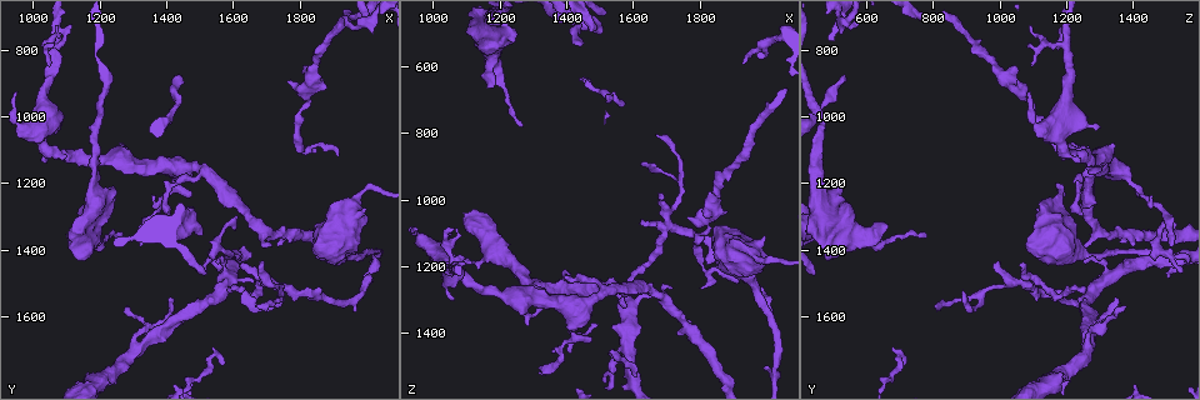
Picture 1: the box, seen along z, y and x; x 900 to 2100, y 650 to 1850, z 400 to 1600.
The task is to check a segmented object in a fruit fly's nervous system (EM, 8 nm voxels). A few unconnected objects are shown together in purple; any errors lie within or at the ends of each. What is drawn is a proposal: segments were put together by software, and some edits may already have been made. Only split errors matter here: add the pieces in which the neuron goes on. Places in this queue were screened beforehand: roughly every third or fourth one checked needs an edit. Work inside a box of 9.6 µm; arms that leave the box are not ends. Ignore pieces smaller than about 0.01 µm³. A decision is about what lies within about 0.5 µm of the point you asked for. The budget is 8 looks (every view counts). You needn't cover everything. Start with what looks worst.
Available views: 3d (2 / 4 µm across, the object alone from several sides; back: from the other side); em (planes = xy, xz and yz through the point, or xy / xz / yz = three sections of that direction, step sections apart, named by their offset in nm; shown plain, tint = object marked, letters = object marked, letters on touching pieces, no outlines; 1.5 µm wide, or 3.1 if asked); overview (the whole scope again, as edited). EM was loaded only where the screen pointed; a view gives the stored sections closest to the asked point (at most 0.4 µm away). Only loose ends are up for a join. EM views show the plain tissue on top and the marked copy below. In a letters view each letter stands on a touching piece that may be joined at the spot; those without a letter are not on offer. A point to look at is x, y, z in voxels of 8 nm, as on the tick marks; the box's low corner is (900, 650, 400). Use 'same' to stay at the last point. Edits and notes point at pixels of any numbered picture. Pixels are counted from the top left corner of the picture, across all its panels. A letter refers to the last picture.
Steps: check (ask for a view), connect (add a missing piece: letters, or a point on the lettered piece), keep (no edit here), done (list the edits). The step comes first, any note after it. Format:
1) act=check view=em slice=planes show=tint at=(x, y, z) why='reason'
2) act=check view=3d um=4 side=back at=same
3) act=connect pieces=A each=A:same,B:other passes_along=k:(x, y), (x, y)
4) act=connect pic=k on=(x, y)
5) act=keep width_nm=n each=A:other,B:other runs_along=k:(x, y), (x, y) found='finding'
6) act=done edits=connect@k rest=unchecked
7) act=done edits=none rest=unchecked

act=check view=3d um=4 at=(1570, 1740, 700) why='tapers out'

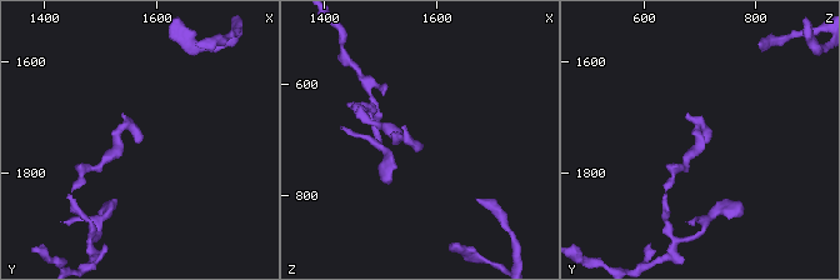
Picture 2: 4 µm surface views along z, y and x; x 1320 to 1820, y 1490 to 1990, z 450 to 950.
act=check view=em slice=planes show=letters at=(1570, 1745, 715)

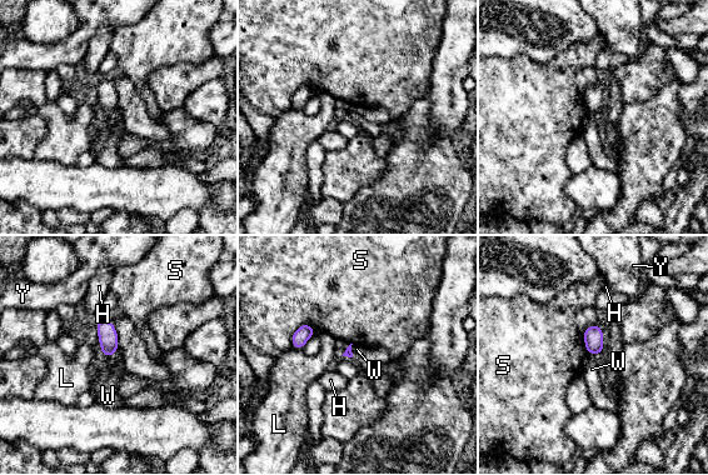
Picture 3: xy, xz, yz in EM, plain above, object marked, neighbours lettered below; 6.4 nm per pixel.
act=keep each=H:other,L:other,S:other,W:other,Y:other found='no lettered piece goes on from it'

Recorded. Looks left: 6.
act=check view=3d um=2 side=back at=(1440, 870, 540) why='branch stops here'

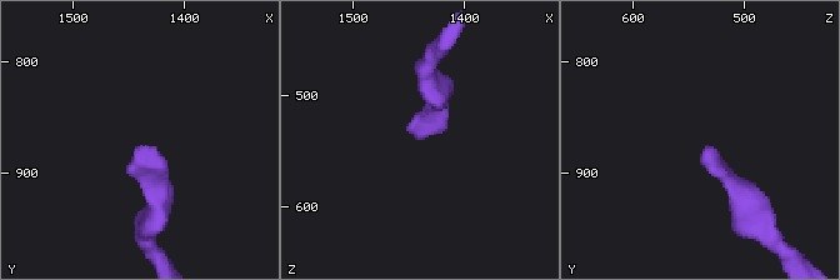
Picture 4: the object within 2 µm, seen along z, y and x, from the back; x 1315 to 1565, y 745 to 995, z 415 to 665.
act=check view=em slice=planes show=letters at=(1436, 876, 534)

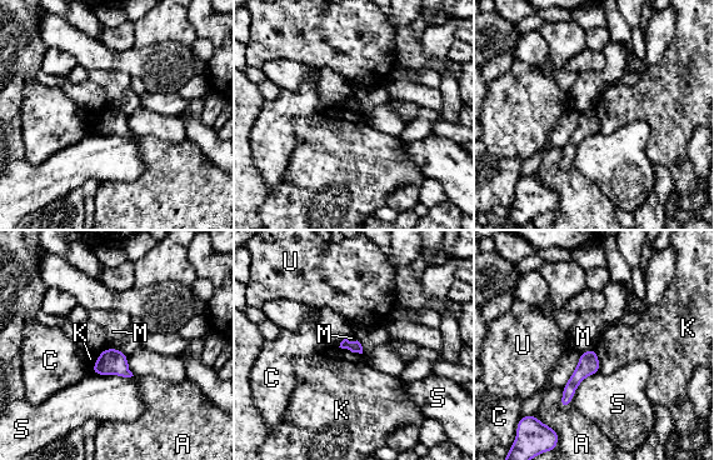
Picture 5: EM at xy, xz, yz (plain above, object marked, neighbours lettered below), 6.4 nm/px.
act=keep longest_contact=S:280nm each=A:other,C:other,K:other,M:other,S:other,U:other found='no lettered piece goes on from it'

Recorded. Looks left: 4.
act=check view=em slice=xy step=4 show=tint at=(1910, 1260, 1120) why='thick end'

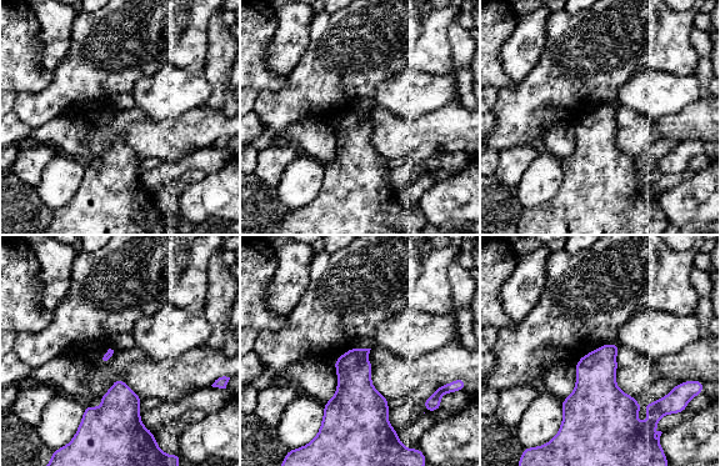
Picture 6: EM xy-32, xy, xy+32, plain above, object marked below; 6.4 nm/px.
act=check view=em slice=planes show=letters at=same why='cut it another way'

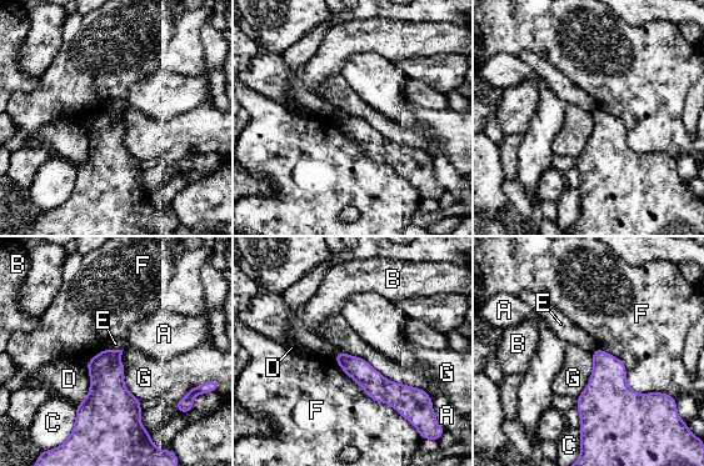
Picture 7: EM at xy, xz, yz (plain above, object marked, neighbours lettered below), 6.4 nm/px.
act=keep each=A:other,B:other,C:other,D:other,E:other,F:other,G:other border=7:(338, 351), (429, 395) found='none of them fits'

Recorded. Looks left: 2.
act=done edits=none rest=unchecked

